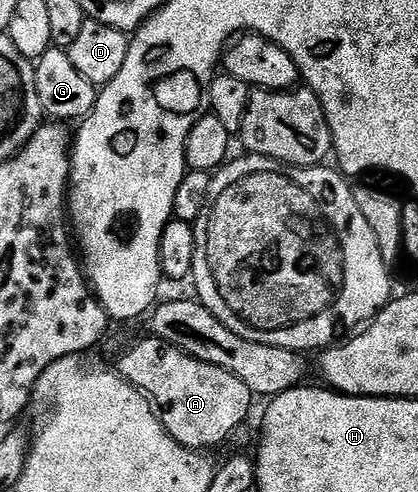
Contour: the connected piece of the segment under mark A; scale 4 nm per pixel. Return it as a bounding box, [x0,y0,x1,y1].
[116,335,256,451]

